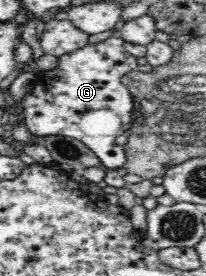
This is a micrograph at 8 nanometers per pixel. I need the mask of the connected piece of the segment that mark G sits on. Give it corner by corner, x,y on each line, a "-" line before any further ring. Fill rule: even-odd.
119,35
85,47
58,58
57,65
50,70
38,72
33,82
32,91
23,99
24,119
26,126
36,137
64,136
78,139
100,159
105,170
119,169
126,162
124,146
132,128
133,97
122,84
122,76
130,71
138,71
138,60
124,46
124,39

